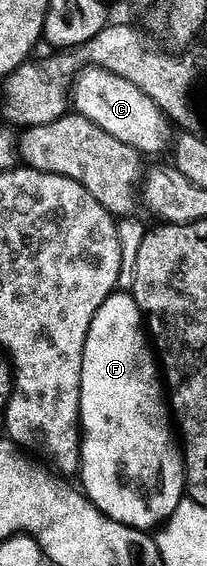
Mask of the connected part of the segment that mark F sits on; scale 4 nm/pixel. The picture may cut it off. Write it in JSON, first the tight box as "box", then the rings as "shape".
{"box":[80,292,187,531],"shape":[[[114,292],[96,311],[96,319],[92,319],[92,327],[88,327],[88,339],[84,343],[84,371],[82,372],[82,398],[80,407],[82,415],[80,418],[80,428],[82,430],[82,463],[80,466],[80,488],[85,493],[86,498],[95,505],[104,515],[111,517],[116,523],[124,523],[133,529],[143,531],[154,531],[166,524],[171,515],[180,507],[180,503],[187,496],[186,487],[186,459],[183,446],[176,436],[176,425],[172,420],[172,410],[168,404],[168,393],[164,388],[163,378],[160,376],[160,365],[156,360],[155,350],[148,340],[148,330],[144,324],[144,318],[140,307],[136,304],[133,296],[129,292]]]}

